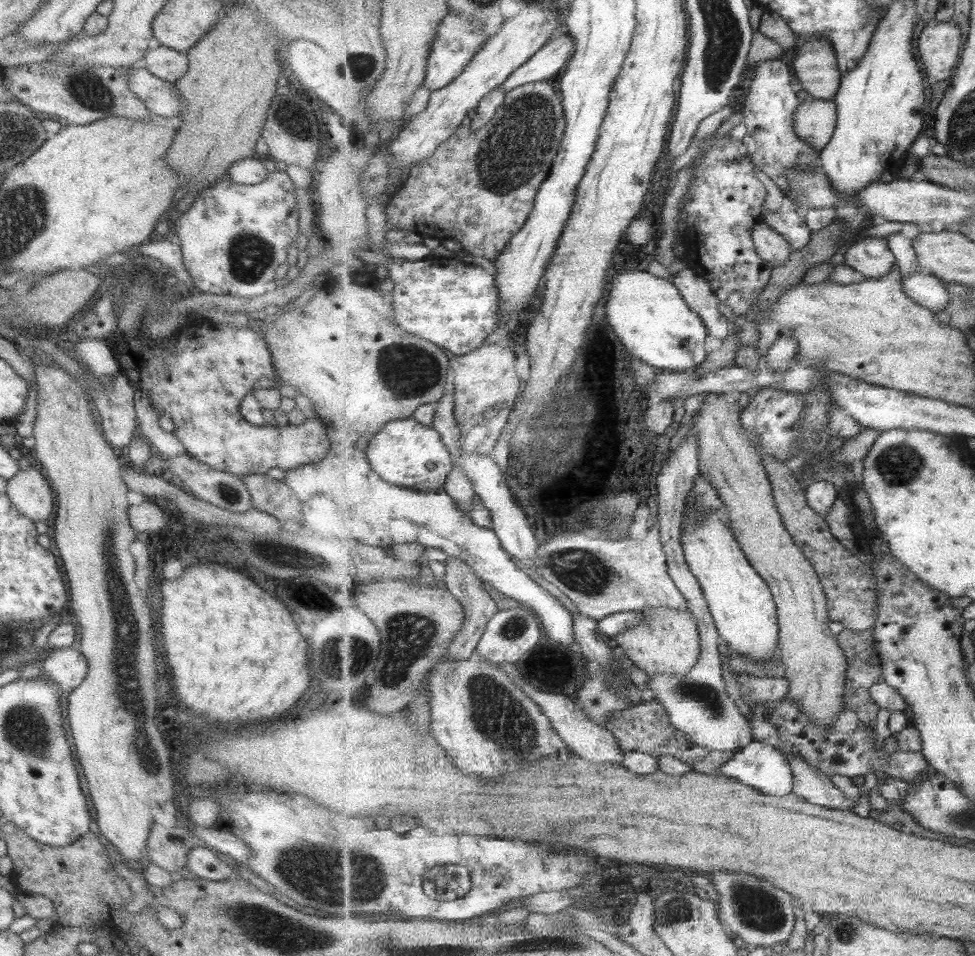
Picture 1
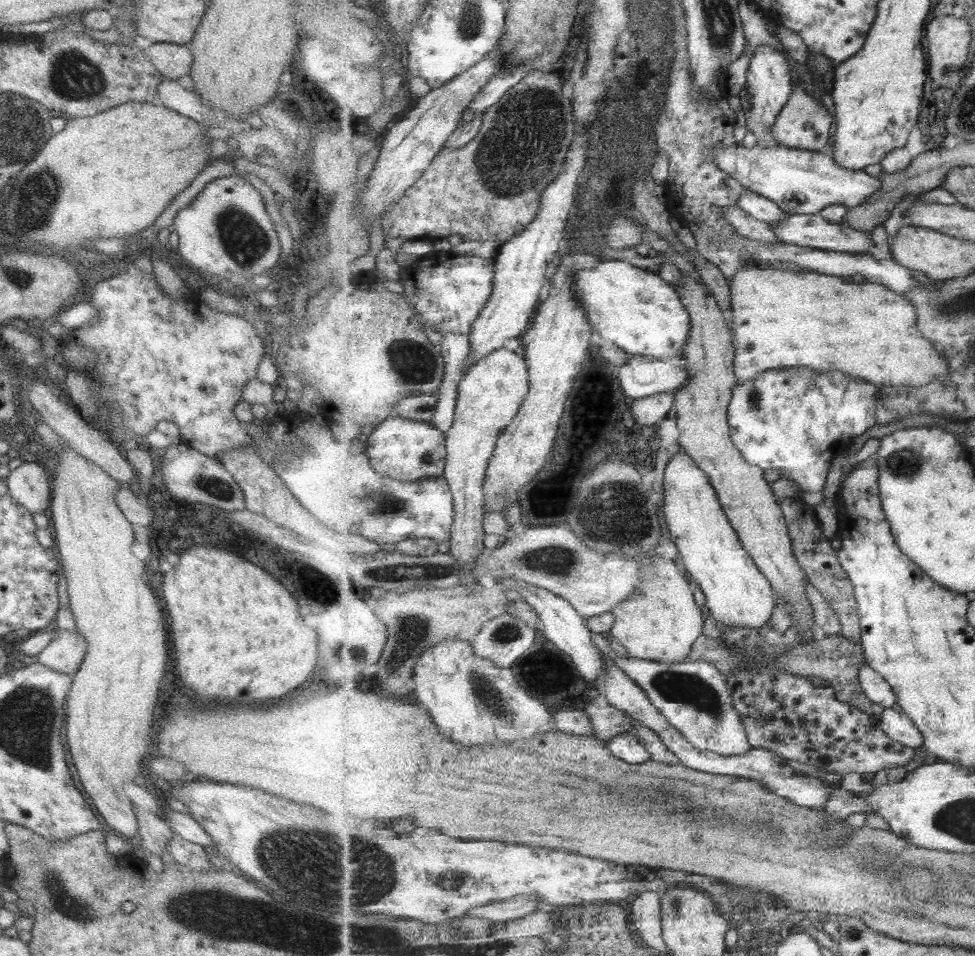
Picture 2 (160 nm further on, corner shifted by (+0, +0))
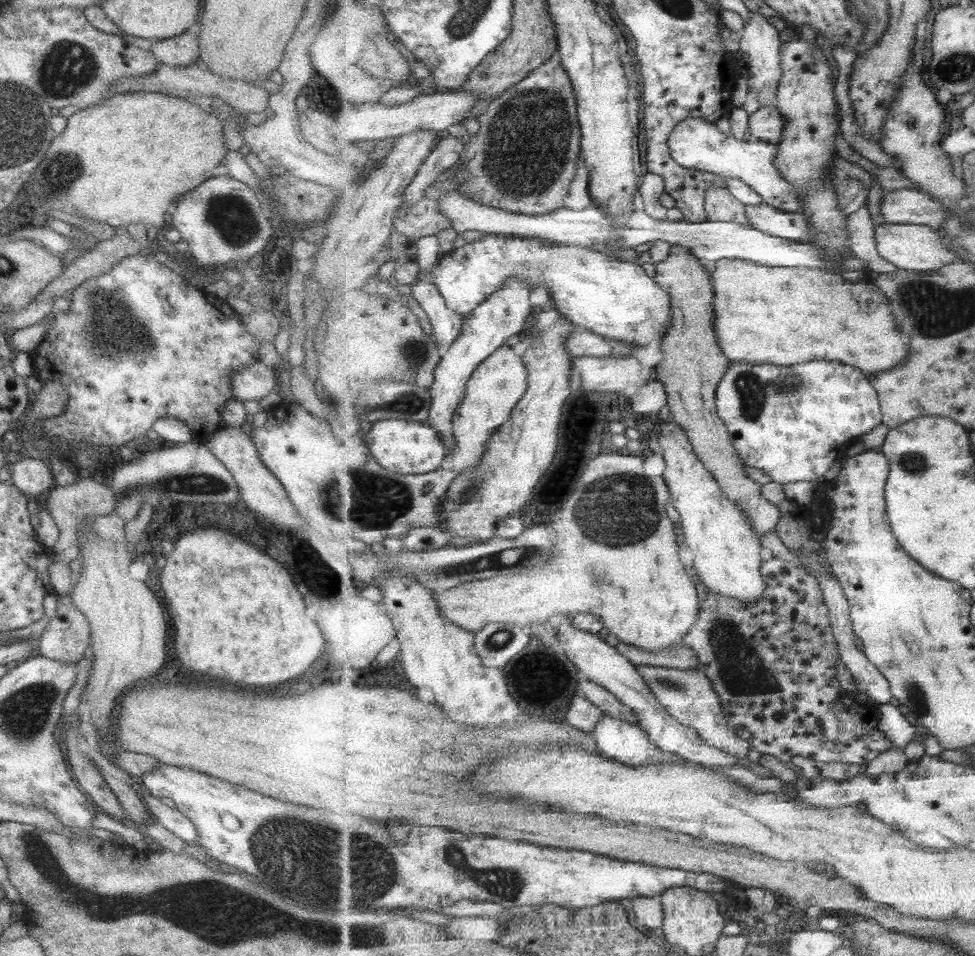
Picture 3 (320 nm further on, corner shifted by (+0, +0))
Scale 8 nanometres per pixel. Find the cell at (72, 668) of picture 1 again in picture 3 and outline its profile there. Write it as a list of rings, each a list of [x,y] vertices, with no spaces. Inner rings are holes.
[[[66,594],[57,599],[55,613],[38,638],[37,650],[45,658],[76,663],[87,652],[89,640],[90,624]]]

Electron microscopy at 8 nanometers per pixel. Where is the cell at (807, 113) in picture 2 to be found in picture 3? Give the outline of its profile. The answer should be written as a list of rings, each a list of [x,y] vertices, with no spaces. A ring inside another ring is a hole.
[[[776,105],[761,107],[748,118],[752,139],[773,144],[783,140],[786,120]]]

